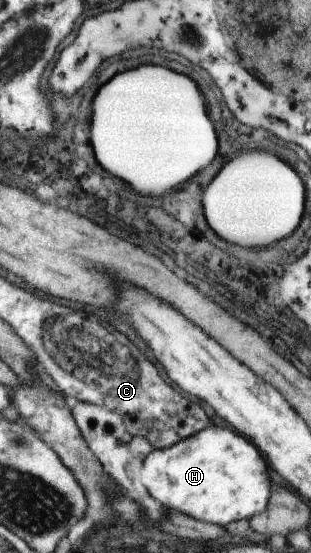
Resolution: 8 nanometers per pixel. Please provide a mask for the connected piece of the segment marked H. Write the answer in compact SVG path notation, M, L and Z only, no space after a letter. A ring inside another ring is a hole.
M215 425L202 429L200 433L195 433L172 447L153 449L143 461L141 480L148 493L161 503L164 511L176 509L198 521L216 523L220 527L242 519L250 520L257 513L264 512L271 500L270 481L262 455L241 434Z

